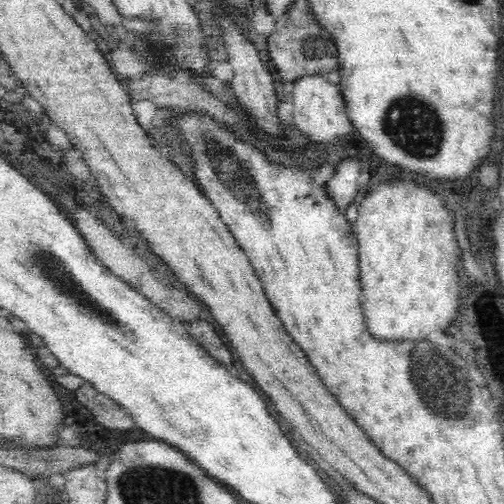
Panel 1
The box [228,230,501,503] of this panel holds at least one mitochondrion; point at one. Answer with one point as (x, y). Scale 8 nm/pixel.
(440, 384)

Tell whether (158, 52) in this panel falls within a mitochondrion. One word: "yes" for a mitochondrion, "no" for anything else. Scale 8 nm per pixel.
no

